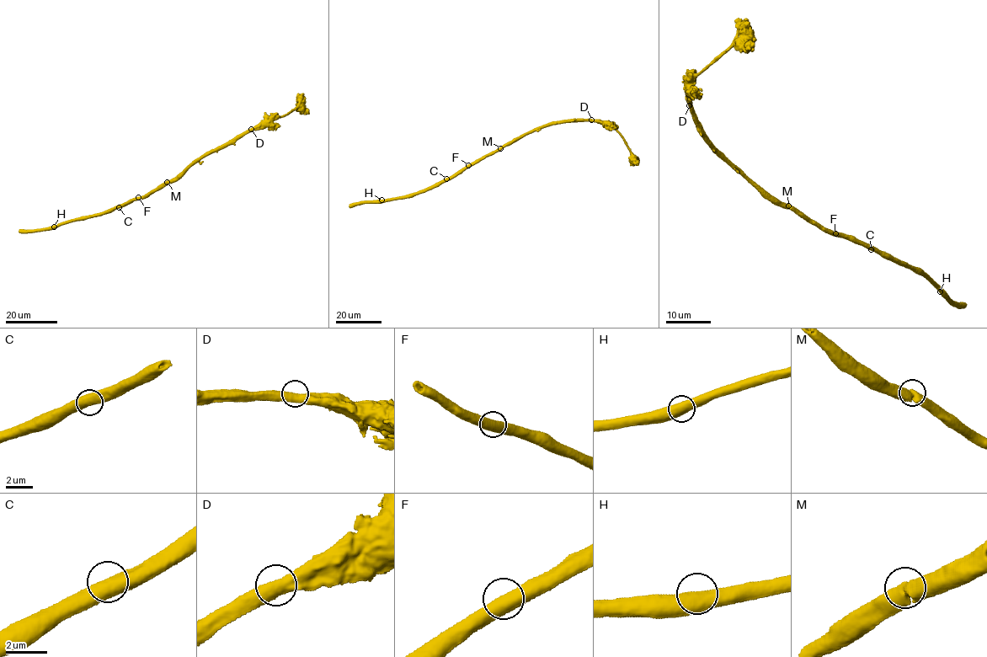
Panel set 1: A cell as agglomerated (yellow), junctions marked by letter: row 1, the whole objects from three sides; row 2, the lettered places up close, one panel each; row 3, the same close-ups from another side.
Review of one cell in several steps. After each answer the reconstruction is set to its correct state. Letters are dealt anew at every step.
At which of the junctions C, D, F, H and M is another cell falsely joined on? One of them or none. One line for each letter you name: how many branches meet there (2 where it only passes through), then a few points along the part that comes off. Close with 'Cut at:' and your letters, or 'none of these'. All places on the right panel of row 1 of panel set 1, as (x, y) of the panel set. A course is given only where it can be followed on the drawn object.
Cut at: none of these

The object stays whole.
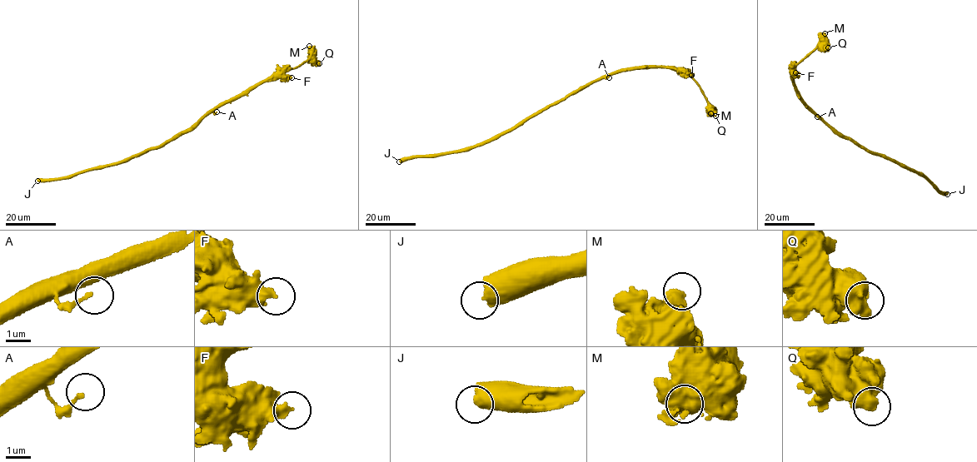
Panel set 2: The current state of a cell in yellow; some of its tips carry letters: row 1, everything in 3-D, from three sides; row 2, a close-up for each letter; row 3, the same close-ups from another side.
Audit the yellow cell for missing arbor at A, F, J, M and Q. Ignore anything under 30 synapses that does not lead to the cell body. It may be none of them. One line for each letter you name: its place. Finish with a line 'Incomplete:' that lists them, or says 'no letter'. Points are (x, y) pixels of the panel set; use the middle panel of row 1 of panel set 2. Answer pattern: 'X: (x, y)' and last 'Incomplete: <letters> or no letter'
J: (399, 161)
Incomplete: J

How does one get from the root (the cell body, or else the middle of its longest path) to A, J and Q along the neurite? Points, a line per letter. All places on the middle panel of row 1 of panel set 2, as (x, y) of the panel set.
A: (568, 96), (609, 77)
J: (568, 96), (473, 146), (431, 156), (407, 157), (399, 161)
Q: (568, 96), (621, 72), (641, 67), (672, 67), (684, 71), (696, 83), (708, 102), (708, 108), (715, 116)

